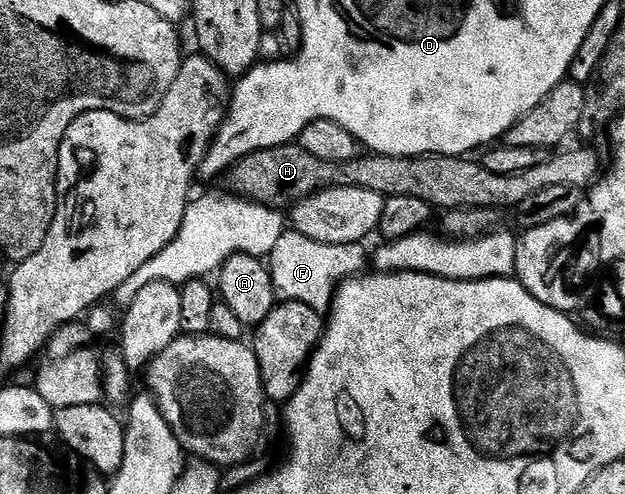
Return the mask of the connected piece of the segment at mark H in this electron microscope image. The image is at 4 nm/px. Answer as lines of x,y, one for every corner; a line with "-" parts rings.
289,143
259,149
257,153
243,157
230,170
232,177
233,194
248,198
249,201
257,201
271,209
281,211
295,206
297,201
304,201
310,195
319,193
321,189
337,189
338,187
362,187
366,191
378,191
385,199
389,197
413,197
414,199
426,199
437,210
447,211
450,209
503,209
515,210
530,195
538,195
538,191
546,191
546,187
578,187
584,189
591,186
601,176
600,157
592,149
572,149
569,153
553,152
538,167
530,167
530,171
518,171
514,175
494,175
494,171
486,171
486,167
479,160
468,161
467,156
442,157
439,155
425,155
423,157
395,157
385,153
365,152
357,155
346,163
326,163
315,155
310,155
298,143

